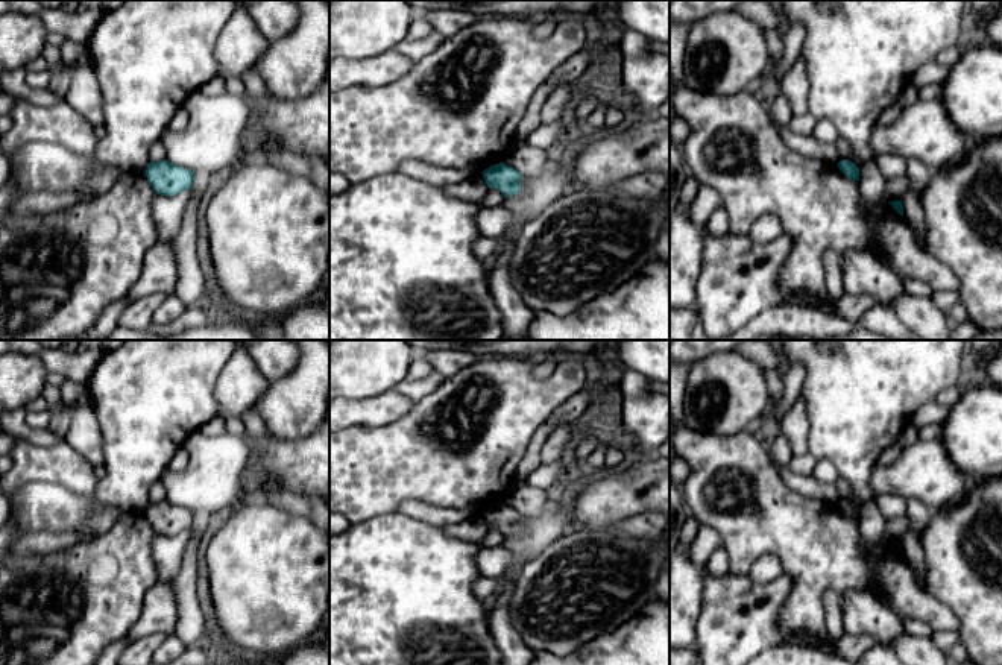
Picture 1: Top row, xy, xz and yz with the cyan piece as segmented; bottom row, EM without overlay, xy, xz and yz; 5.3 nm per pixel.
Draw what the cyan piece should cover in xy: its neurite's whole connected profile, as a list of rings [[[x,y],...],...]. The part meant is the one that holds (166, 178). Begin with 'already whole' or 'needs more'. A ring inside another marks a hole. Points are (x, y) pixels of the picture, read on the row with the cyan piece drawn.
already whole; [[[167,159],[149,162],[144,176],[158,194],[175,196],[193,187],[194,173]]]

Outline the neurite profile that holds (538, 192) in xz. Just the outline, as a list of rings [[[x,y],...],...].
[[[562,153],[557,156],[553,155],[547,167],[537,175],[522,175],[521,191],[504,197],[501,203],[501,206],[515,214],[518,226],[507,229],[501,237],[495,238],[498,243],[496,251],[483,260],[486,272],[490,273],[495,269],[507,244],[513,241],[528,220],[534,219],[574,187],[575,182],[568,164],[568,156]]]

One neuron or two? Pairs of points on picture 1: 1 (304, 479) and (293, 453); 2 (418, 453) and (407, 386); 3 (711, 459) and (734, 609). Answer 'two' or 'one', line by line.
1: one
2: two
3: two

